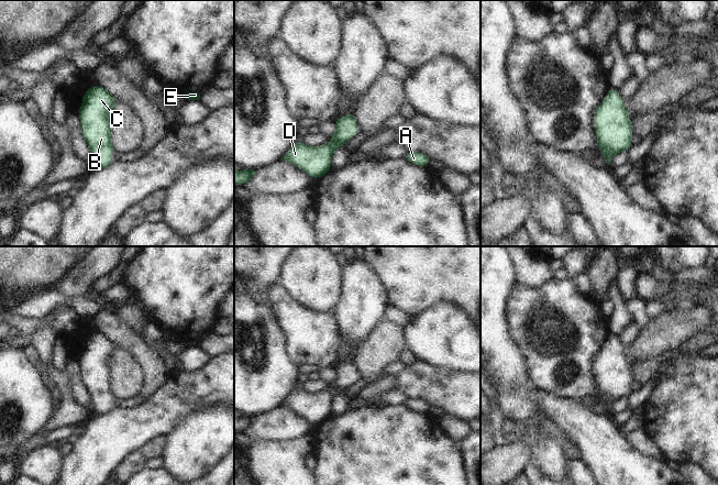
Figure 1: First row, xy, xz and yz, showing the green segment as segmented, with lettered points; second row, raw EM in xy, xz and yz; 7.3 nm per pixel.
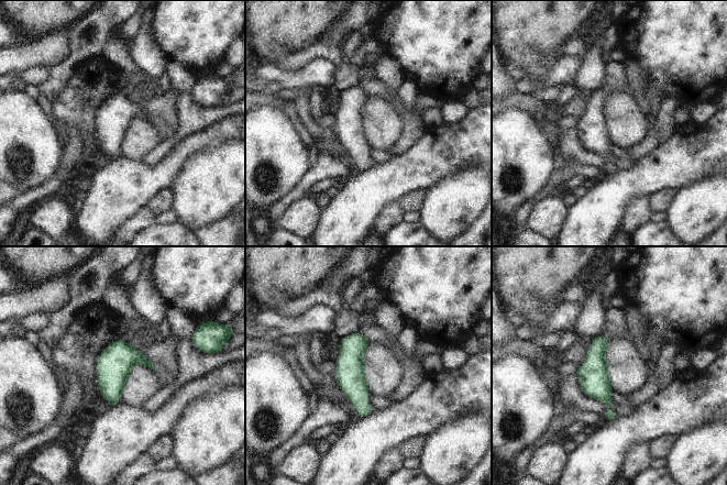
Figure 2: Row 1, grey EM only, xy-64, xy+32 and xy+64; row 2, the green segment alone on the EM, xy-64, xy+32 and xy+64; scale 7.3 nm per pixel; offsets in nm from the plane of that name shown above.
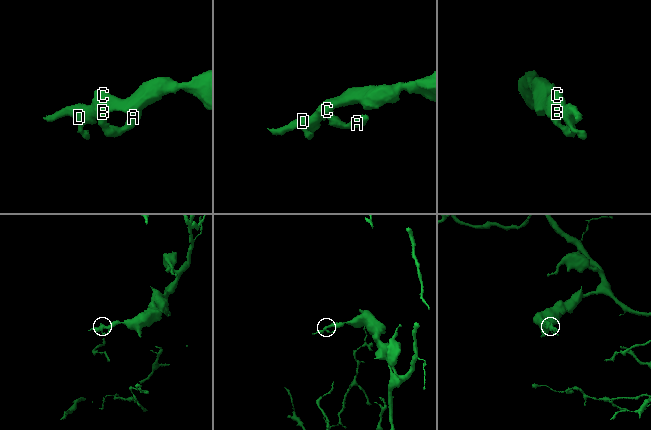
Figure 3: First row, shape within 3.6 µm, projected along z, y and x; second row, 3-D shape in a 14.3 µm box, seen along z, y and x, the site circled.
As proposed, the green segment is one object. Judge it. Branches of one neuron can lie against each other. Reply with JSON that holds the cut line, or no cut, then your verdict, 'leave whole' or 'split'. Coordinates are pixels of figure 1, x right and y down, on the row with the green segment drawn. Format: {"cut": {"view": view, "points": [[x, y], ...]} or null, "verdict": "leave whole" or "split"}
{"cut": null, "verdict": "leave whole"}

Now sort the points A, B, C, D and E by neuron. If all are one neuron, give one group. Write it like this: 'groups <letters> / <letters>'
groups A B C D E

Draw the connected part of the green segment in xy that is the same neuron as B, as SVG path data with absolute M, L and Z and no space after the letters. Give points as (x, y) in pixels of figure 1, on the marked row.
M98 85L90 87L82 96L82 104L77 113L95 168L104 169L112 164L112 111L117 102L113 95Z

